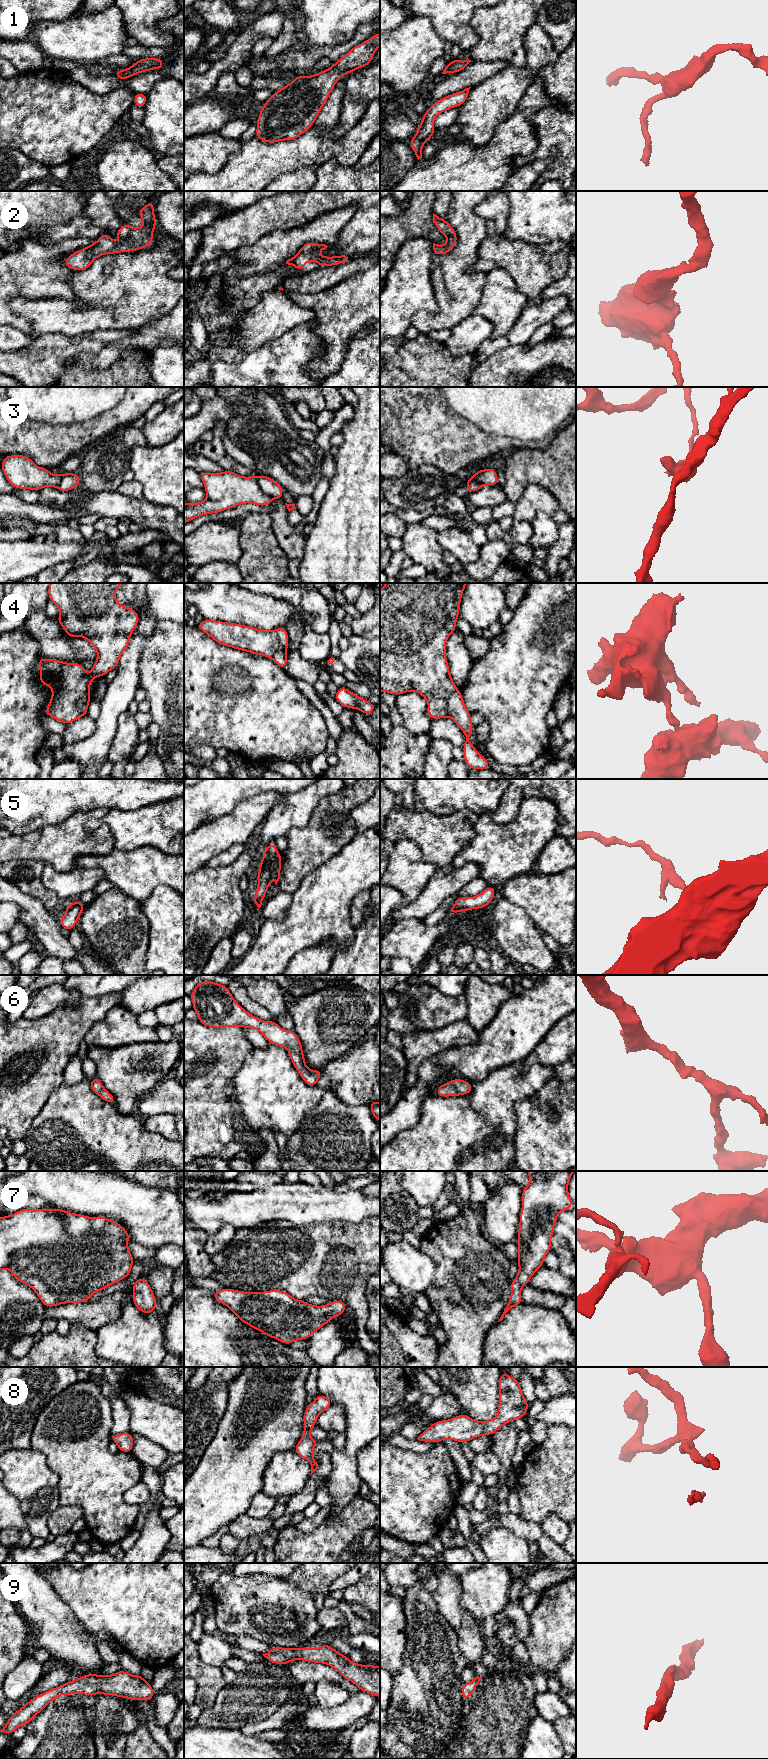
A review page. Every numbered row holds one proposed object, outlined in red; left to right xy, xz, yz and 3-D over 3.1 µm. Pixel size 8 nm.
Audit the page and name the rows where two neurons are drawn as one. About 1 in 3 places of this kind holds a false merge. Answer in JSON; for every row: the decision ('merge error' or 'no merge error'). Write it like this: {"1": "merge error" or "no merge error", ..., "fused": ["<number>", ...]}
{"1": "no merge error", "2": "no merge error", "3": "merge error", "4": "merge error", "5": "merge error", "6": "no merge error", "7": "no merge error", "8": "no merge error", "9": "no merge error", "fused": ["3", "4", "5"]}

